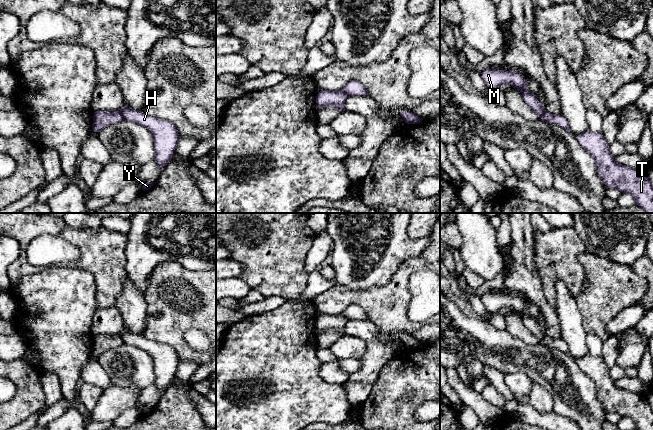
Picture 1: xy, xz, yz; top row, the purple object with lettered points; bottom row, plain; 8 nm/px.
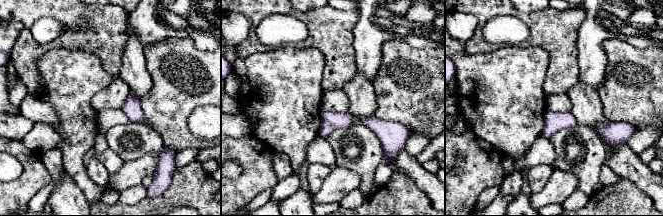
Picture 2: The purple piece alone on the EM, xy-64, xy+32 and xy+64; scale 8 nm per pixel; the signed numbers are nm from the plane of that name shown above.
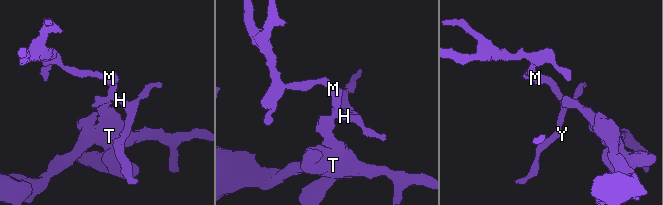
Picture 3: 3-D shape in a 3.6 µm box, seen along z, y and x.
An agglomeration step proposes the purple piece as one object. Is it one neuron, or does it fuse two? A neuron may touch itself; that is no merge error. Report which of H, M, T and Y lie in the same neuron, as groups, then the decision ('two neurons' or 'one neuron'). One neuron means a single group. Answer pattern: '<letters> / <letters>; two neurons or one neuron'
H M Y / T; two neurons

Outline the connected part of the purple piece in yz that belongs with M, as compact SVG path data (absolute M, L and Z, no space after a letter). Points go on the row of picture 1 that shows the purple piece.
M488 68L480 71L481 77L490 89L499 88L504 83L521 90L520 94L525 103L539 116L543 115L545 108L538 101L537 97L526 89L526 76L518 72L506 71L502 69Z

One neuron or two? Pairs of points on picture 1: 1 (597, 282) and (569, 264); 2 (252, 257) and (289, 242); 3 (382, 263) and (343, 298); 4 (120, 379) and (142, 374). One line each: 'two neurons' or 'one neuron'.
1: two neurons
2: one neuron
3: two neurons
4: one neuron

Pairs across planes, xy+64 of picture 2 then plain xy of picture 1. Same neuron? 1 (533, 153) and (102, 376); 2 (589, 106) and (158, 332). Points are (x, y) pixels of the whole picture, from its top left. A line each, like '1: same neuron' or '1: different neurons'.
1: same neuron
2: different neurons

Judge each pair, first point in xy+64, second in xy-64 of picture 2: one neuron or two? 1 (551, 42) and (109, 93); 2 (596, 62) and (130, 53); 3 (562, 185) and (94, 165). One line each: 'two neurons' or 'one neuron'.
1: two neurons
2: two neurons
3: two neurons

